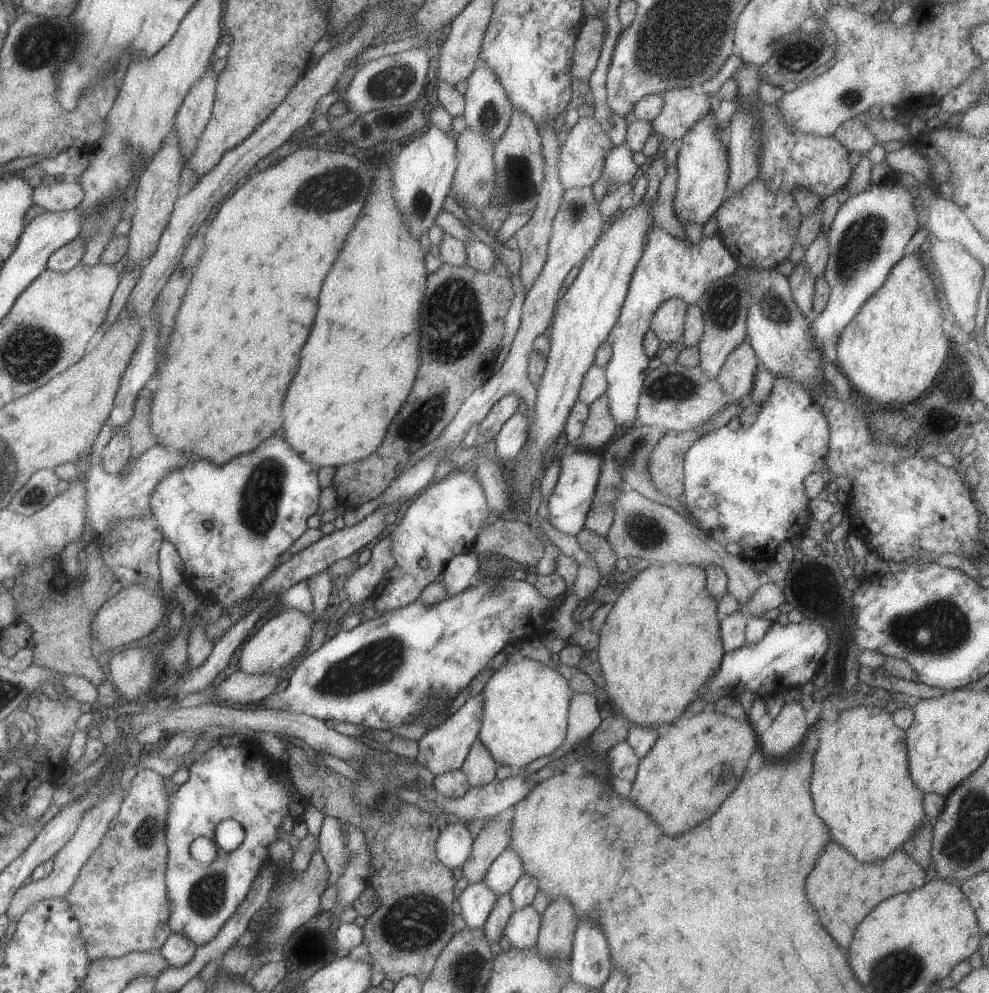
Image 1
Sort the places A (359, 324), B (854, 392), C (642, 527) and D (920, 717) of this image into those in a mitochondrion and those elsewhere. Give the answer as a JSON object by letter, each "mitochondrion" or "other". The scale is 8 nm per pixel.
{"A":"other","B":"other","C":"mitochondrion","D":"other"}

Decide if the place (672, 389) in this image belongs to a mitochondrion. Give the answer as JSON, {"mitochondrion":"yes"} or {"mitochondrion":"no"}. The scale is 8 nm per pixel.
{"mitochondrion":"yes"}

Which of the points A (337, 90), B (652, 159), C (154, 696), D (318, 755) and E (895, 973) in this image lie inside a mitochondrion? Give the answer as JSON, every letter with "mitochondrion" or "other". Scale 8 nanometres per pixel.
{"A":"other","B":"other","C":"other","D":"other","E":"mitochondrion"}

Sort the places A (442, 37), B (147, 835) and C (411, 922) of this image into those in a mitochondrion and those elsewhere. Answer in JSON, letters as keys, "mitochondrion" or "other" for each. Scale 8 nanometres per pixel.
{"A":"other","B":"mitochondrion","C":"mitochondrion"}

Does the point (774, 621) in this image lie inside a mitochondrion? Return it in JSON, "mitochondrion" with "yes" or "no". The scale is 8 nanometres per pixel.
{"mitochondrion":"no"}

